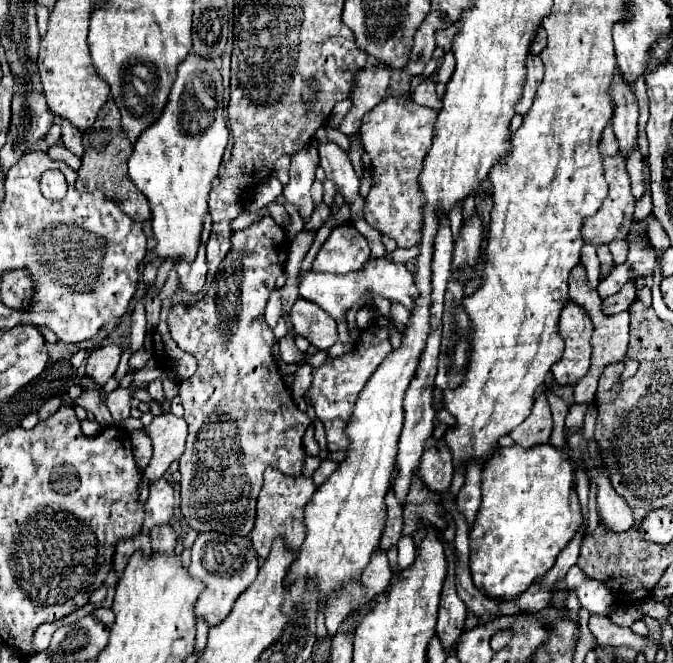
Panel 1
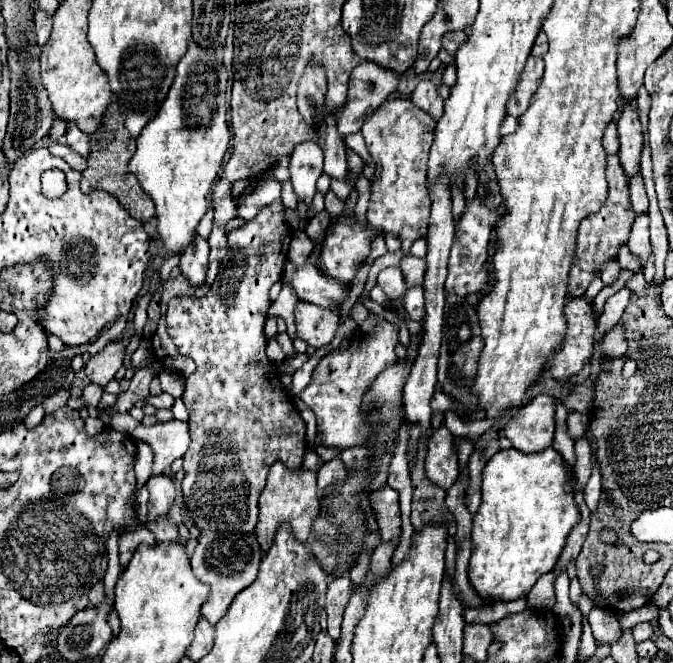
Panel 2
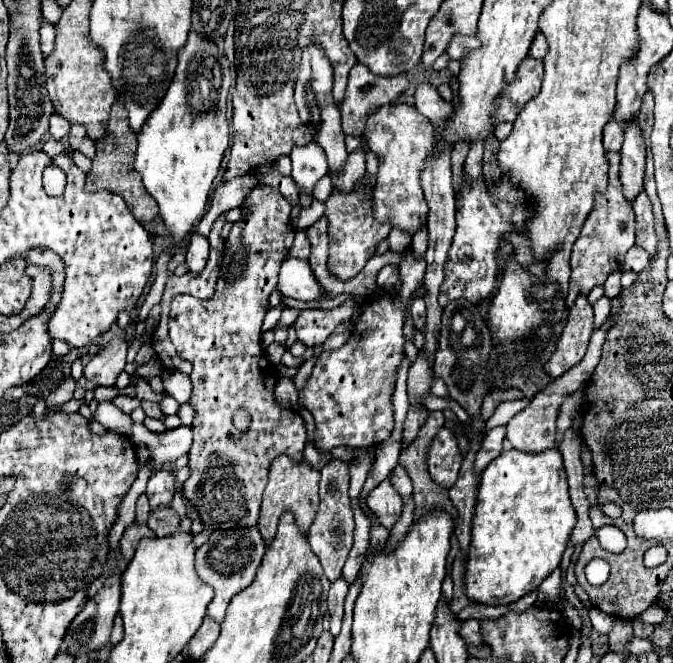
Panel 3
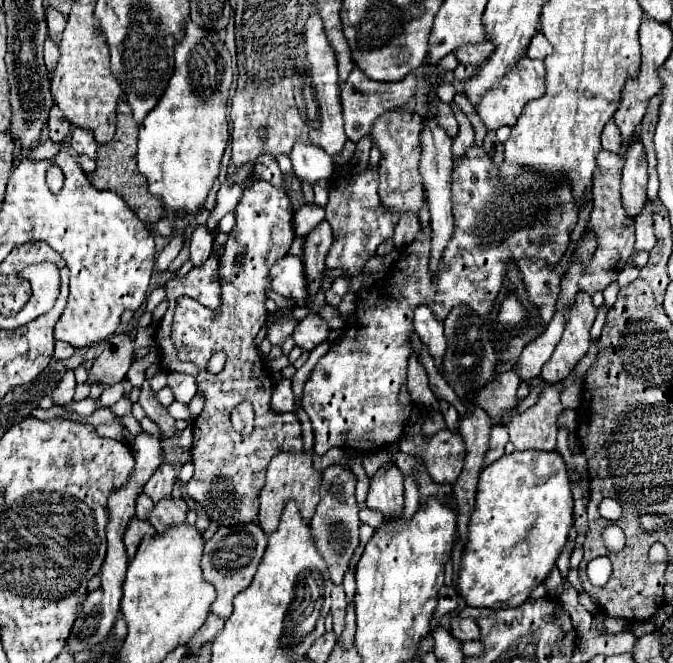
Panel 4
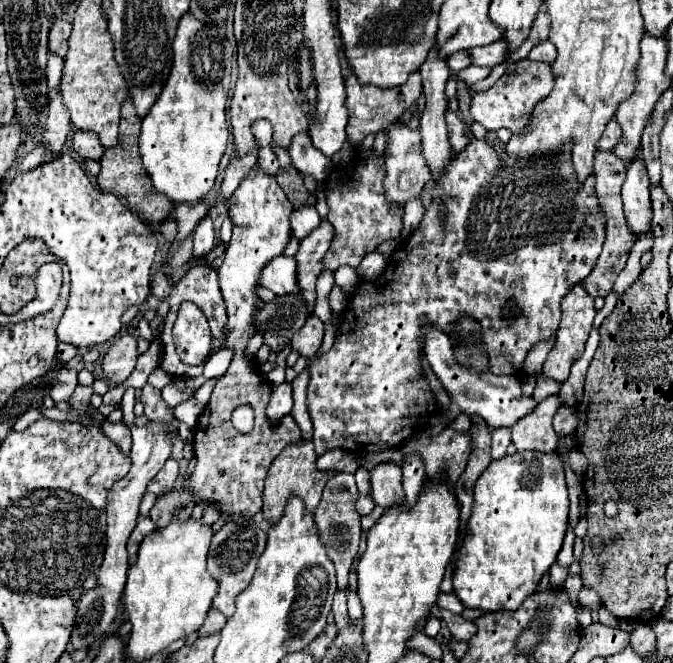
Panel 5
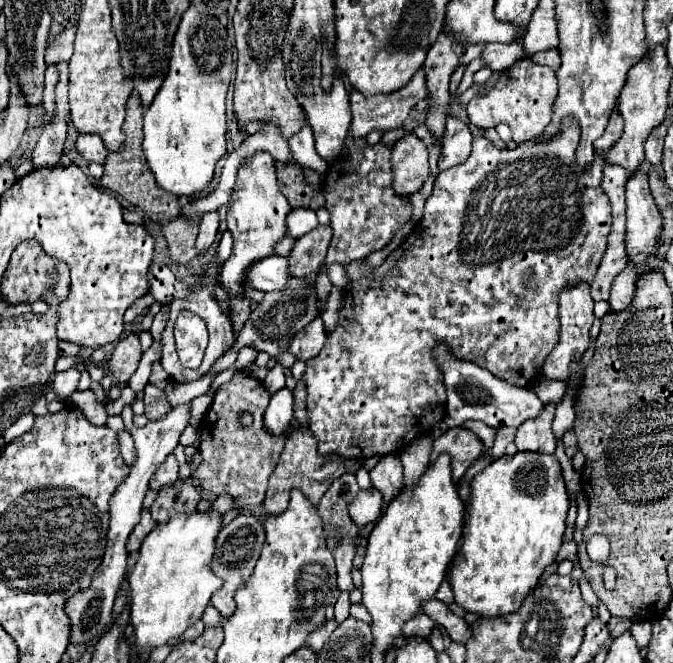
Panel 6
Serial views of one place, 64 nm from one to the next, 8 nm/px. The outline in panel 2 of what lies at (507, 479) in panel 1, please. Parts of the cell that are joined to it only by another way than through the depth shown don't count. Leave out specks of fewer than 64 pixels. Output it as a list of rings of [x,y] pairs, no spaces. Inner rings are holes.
[[[516,448],[498,450],[482,470],[482,504],[474,516],[472,558],[468,578],[472,588],[486,600],[518,600],[530,592],[542,574],[552,572],[570,530],[580,522],[580,508],[572,492],[570,466],[554,448],[526,454]]]

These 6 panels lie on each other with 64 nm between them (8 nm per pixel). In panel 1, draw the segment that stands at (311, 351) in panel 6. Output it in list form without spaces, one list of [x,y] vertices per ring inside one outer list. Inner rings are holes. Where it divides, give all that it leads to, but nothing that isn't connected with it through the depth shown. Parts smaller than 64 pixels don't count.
[[[298,298],[294,302],[290,310],[290,322],[294,324],[298,336],[308,338],[310,344],[320,350],[328,350],[338,340],[336,322],[332,322],[332,318],[328,318],[328,314],[324,314],[324,310],[310,300]]]

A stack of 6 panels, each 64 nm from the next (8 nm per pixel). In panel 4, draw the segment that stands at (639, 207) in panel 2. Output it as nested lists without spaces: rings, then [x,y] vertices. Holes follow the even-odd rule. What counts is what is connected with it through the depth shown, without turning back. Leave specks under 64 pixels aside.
[[[646,200],[646,206],[642,208],[642,212],[636,216],[636,246],[634,250],[652,250],[656,244],[656,236],[654,236],[654,222],[652,222],[652,202]]]

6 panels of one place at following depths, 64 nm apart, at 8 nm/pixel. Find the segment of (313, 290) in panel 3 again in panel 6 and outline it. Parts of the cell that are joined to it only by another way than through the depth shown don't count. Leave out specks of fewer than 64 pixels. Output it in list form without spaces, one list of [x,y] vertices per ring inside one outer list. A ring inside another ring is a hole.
[[[278,254],[268,256],[252,268],[252,274],[248,274],[248,286],[262,292],[280,292],[290,280],[288,268],[288,258]]]

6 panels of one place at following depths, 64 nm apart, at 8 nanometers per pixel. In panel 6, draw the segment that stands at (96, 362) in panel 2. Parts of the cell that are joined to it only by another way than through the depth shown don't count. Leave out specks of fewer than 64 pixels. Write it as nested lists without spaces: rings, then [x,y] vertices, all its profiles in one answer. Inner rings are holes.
[[[128,334],[116,342],[116,348],[106,364],[106,370],[118,384],[126,384],[130,376],[136,372],[142,356],[142,348],[136,334]]]

